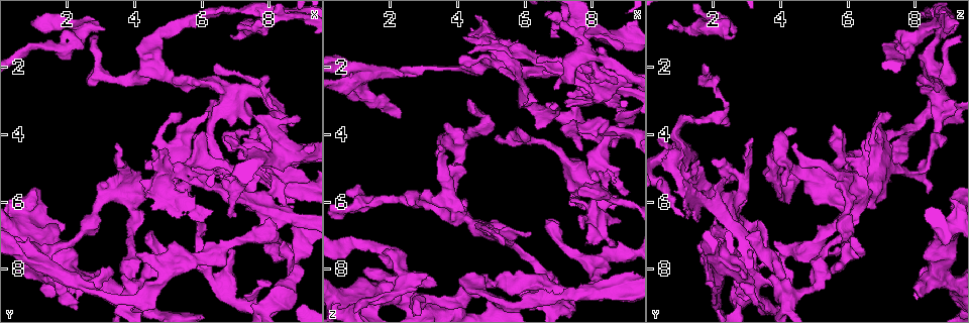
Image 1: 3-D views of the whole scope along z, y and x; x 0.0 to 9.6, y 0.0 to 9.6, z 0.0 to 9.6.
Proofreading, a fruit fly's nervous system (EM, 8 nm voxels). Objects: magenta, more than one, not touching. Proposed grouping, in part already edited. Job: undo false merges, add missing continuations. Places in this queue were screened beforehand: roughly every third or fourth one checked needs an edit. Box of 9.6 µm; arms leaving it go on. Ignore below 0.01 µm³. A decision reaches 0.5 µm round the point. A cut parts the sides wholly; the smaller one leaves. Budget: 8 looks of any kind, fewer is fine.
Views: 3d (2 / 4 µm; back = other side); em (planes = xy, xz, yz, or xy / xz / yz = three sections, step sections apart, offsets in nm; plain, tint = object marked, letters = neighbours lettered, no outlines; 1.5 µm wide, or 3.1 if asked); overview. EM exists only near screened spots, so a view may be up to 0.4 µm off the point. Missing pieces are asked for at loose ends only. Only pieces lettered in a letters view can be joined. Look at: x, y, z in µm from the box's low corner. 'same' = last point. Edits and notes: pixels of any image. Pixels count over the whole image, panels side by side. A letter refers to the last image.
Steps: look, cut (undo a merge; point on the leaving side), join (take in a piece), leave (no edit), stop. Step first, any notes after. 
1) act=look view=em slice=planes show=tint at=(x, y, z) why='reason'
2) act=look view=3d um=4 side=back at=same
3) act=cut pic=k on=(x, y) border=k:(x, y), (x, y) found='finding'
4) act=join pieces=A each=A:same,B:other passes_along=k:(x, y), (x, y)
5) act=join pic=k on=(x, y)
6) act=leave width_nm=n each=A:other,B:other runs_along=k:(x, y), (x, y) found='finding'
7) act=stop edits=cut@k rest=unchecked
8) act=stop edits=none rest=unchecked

act=look view=em slice=planes show=letters at=(6.35, 2.00, 1.80) why='an open end'

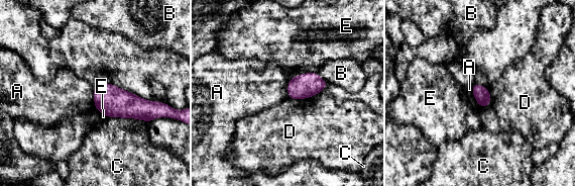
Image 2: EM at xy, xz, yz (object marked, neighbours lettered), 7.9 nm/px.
act=leave each=A:other,B:other,C:other,D:other,E:other border=2:(93, 86), (93, 103), (95, 107) found='no lettered piece goes on from it'

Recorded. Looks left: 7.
act=look view=3d um=4 at=(8.95, 9.10, 2.20) why='thin end'

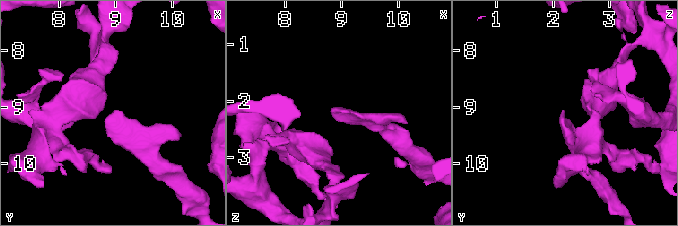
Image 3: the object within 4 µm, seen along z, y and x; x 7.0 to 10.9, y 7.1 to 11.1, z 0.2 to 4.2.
act=look view=em slice=planes show=letters at=(8.85, 9.10, 2.20) why='need the tissue'

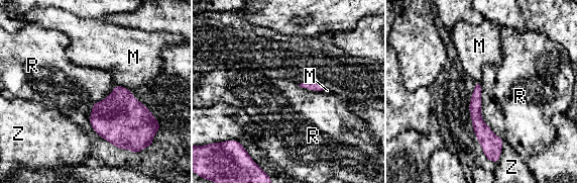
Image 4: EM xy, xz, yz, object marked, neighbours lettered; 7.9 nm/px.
act=leave longest_contact=R:500nm each=M:other,R:other,Z:other found='none of them fits'

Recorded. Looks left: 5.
act=look view=em slice=planes show=letters at=(7.85, 5.35, 7.25)

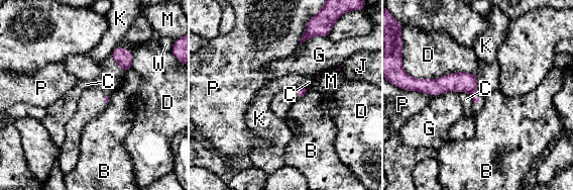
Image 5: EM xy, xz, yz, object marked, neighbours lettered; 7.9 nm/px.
act=leave each=B:other,C:other,D:other,G:other,J:other,K:other,M:other,P:other,W:other border=5:(458, 93), (468, 92), (473, 102) found='none of them fits'

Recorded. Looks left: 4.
act=stop edits=none rest=unchecked

